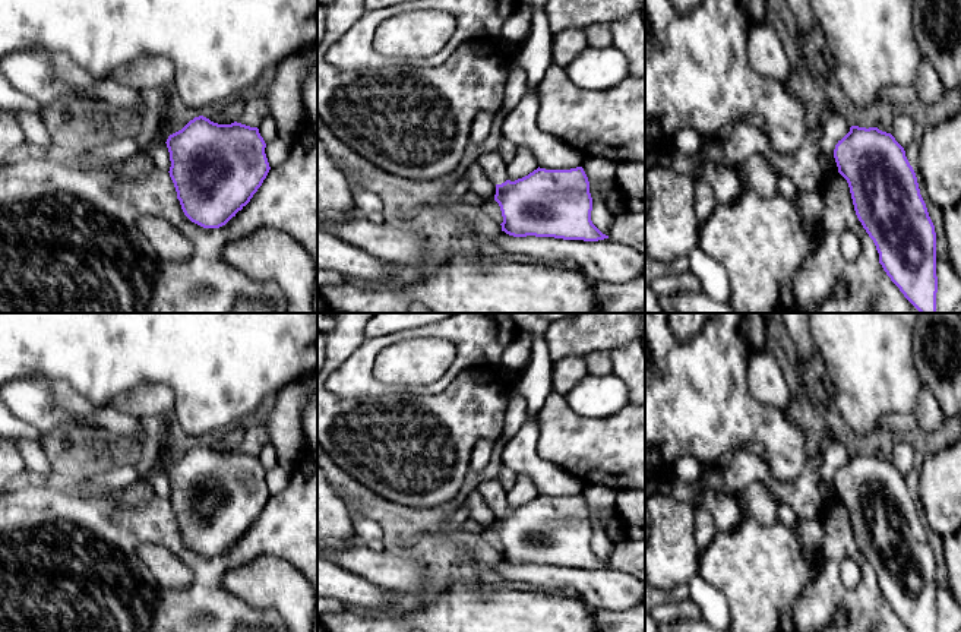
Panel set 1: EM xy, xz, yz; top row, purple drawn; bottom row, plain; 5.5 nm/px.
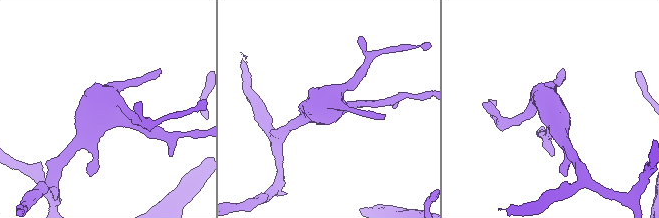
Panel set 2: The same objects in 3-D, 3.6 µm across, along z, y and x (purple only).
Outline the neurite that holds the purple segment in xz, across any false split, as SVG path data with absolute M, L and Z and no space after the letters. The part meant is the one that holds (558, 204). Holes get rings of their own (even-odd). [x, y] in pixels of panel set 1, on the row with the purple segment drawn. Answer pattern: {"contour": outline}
{"contour": "M487 152L477 159L496 184L502 231L513 237L554 237L598 241L608 238L591 221L592 198L582 167L570 170L537 168L510 181L502 157Z"}

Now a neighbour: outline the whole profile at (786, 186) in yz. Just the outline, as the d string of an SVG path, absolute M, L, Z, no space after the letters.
M775 168L775 173L778 177L778 181L777 181L778 193L791 202L796 202L799 190L793 183L793 180L788 176L780 173L777 168Z

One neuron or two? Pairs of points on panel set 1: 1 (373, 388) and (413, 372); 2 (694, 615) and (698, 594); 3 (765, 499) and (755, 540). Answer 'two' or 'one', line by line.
1: two
2: two
3: two

